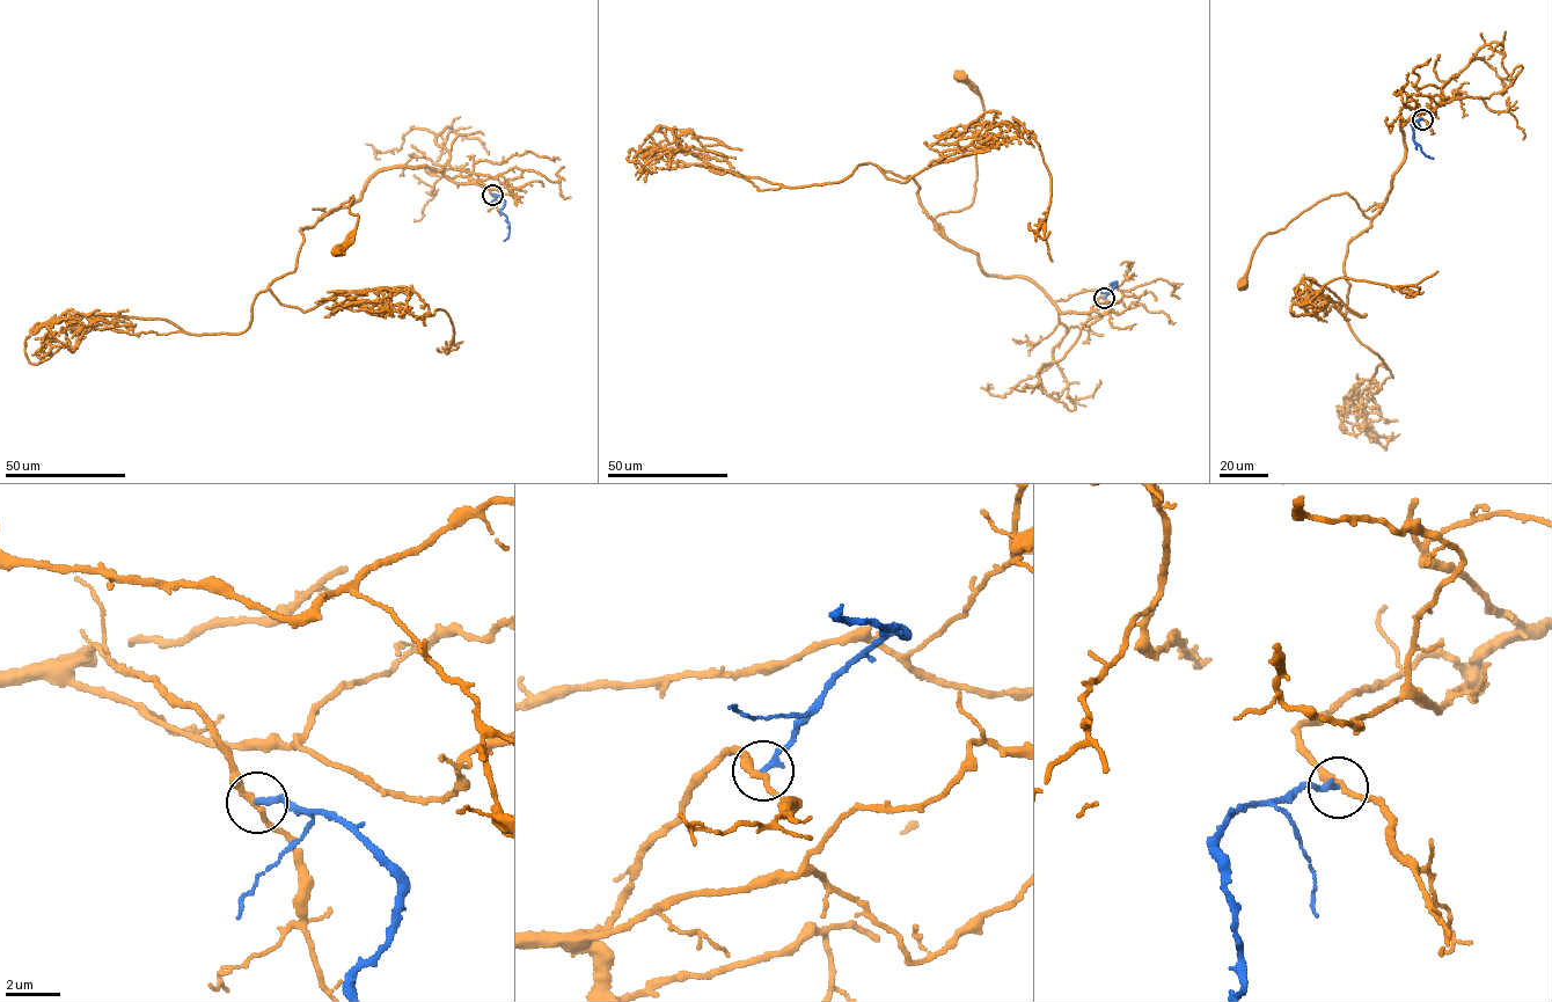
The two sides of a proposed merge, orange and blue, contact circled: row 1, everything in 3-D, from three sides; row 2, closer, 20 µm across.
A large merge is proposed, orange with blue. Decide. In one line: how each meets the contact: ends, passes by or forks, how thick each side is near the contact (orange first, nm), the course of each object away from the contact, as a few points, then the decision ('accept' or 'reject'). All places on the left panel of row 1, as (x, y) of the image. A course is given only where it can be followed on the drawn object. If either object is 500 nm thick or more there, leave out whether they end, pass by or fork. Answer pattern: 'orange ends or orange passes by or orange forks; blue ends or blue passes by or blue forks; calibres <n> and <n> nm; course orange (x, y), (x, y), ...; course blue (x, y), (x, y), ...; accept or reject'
orange passes by; blue ends; calibres 200 and 240 nm; course orange (492, 194), (434, 169), (381, 168), (361, 197), (319, 219), (352, 195), (356, 229), (336, 250); course blue (492, 194), (505, 202), (500, 211), (510, 232), (504, 240); accept

